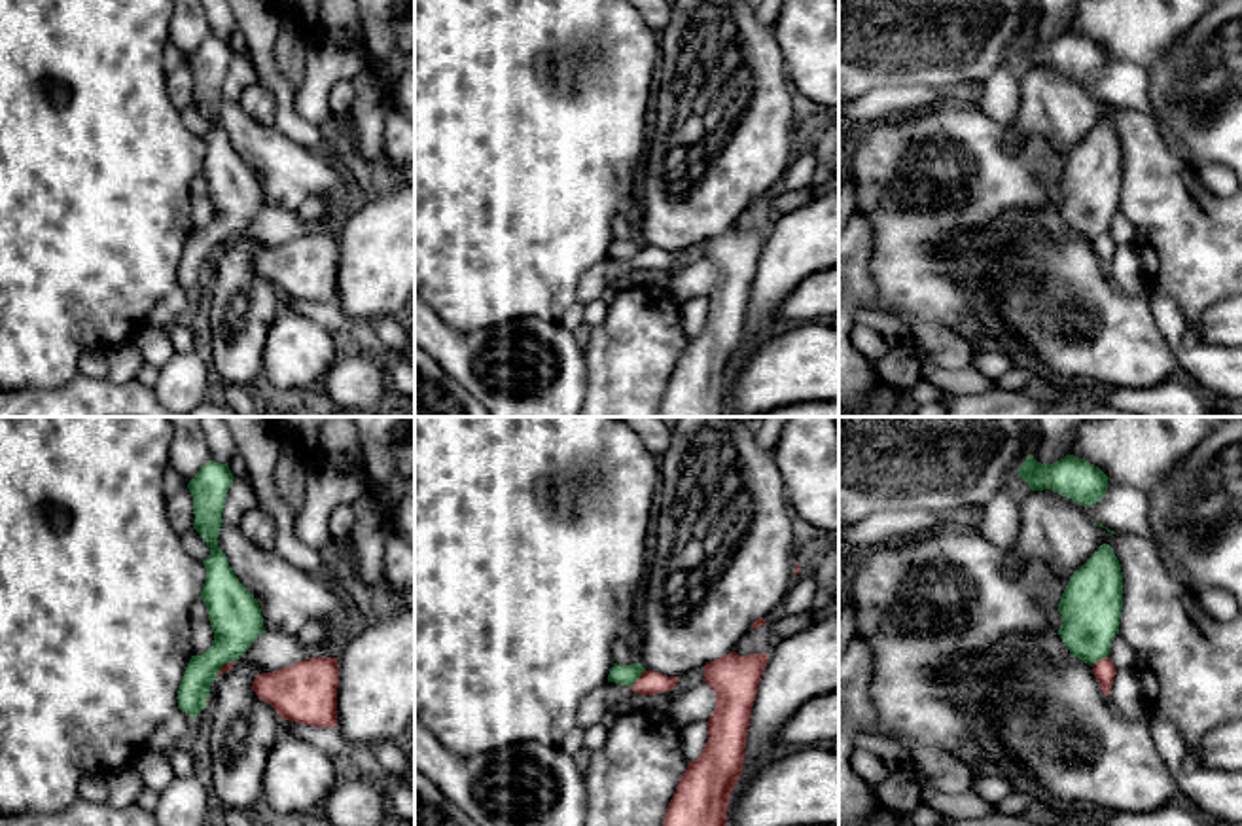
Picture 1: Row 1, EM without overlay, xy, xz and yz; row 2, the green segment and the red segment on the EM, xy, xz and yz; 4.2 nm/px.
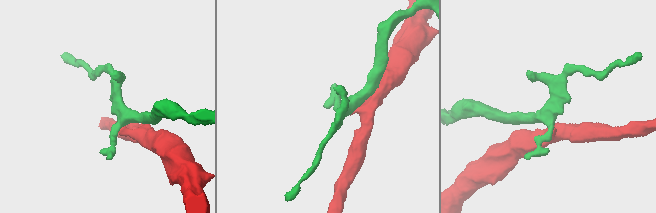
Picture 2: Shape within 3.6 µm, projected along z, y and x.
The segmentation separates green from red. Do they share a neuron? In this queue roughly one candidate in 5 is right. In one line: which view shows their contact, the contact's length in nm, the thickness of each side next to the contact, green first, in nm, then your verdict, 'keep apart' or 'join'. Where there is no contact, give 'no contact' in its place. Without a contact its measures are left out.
meets green in xz; contact 90 nm long; 90 nm thick on the green side, 100 nm on the other; keep apart

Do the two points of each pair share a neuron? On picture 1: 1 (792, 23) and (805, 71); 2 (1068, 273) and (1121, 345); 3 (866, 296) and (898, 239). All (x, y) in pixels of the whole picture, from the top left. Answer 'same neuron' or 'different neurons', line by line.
1: same neuron
2: same neuron
3: different neurons

